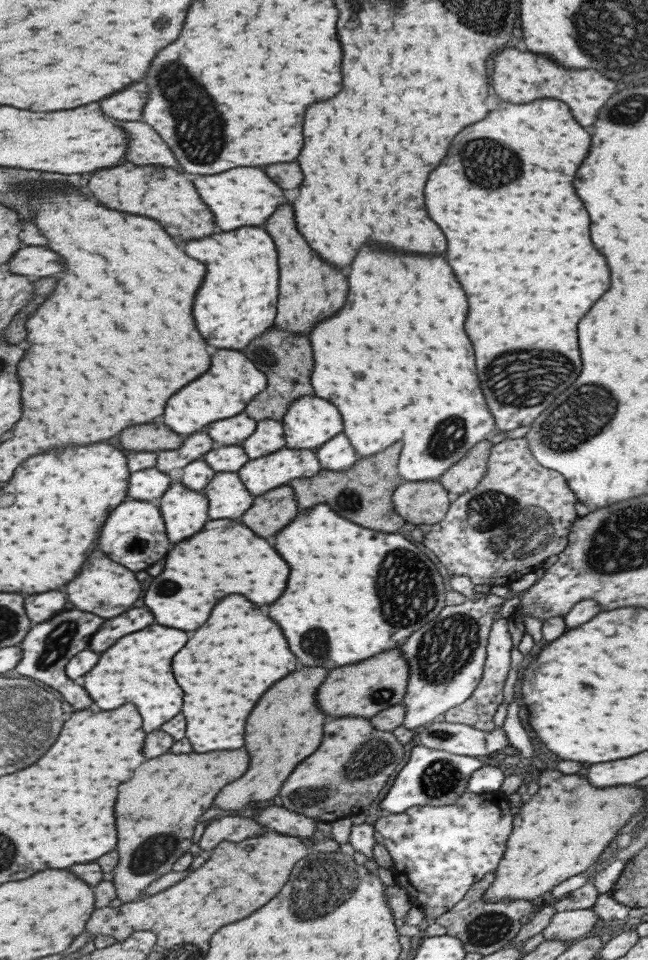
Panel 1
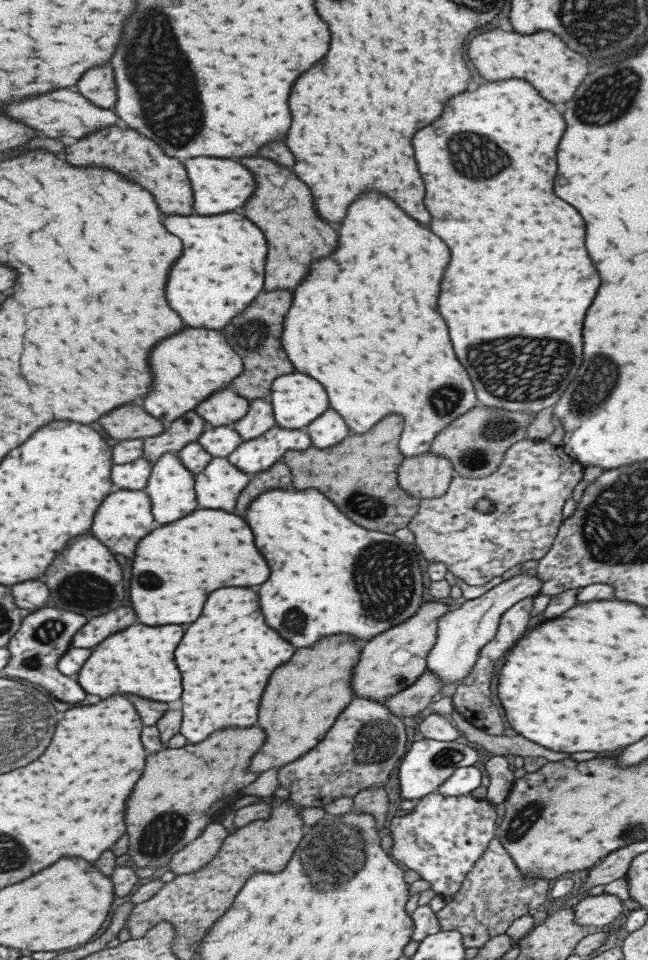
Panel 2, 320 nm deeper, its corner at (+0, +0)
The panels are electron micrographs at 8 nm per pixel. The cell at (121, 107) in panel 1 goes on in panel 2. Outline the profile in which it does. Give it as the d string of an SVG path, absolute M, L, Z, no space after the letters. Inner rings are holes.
M97 66L83 72L83 76L75 84L77 92L87 98L91 104L108 109L115 104L115 84L109 66Z

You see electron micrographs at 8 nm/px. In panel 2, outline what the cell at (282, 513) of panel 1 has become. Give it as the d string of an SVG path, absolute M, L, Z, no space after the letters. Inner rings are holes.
M281 460L273 463L265 470L249 475L247 484L237 495L235 514L245 512L245 506L253 500L253 496L269 489L287 489L293 491L292 478L288 466Z

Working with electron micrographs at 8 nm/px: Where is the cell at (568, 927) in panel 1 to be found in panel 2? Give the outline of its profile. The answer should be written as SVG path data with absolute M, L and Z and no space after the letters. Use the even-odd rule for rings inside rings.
M601 893L598 895L588 895L576 902L573 908L573 922L579 926L607 926L619 914L626 912L622 900L616 896Z

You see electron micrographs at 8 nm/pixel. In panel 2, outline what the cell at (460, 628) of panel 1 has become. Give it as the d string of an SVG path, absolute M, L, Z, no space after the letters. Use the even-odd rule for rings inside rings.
M529 574L514 575L501 581L477 598L465 601L454 610L448 611L439 618L436 627L436 641L431 651L425 657L425 670L435 674L443 684L462 681L472 670L477 660L479 650L496 633L501 614L513 604L525 597L533 597L540 590L540 580Z

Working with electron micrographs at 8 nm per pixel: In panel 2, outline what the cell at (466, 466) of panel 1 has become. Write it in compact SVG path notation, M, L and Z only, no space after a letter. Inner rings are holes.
M477 404L439 430L428 451L449 460L457 476L480 479L495 472L509 446L526 438L525 430L533 419L521 411Z

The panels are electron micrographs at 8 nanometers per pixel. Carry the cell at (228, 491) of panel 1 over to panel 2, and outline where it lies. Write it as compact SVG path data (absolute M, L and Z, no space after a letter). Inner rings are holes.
M211 457L201 472L194 476L197 508L223 508L229 512L248 477L225 457Z

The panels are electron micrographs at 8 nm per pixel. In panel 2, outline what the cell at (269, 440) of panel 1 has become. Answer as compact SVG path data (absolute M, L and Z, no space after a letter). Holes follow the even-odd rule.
M254 398L248 401L248 407L244 415L238 418L231 426L239 434L242 441L255 440L268 431L276 422L271 405L267 399Z

